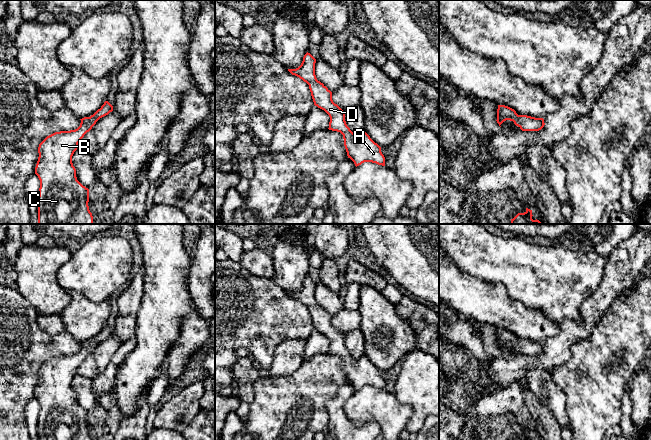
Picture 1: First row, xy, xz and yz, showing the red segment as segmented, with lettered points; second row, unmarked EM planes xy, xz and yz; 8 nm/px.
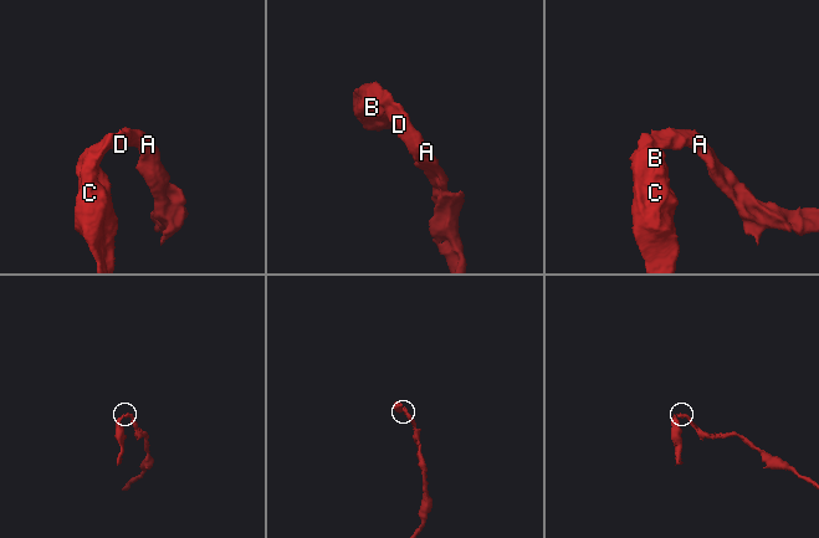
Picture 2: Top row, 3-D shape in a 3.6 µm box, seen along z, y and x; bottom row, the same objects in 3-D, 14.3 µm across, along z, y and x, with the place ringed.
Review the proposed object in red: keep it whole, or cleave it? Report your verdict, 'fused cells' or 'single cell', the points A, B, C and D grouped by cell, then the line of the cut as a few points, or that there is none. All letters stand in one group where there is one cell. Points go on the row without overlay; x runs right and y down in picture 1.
single cell; A B C D; no cut

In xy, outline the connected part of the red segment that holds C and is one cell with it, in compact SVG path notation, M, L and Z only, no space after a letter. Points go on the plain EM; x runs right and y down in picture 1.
M105 325L93 339L80 343L81 347L77 353L55 356L39 368L39 381L35 391L35 398L40 404L38 440L92 440L88 430L89 413L77 404L72 380L84 359L92 353L100 342L112 335L113 330Z

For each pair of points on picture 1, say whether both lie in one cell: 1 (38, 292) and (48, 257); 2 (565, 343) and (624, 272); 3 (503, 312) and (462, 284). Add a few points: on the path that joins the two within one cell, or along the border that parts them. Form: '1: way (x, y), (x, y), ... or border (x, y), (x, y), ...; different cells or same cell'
1: way (38, 283), (38, 268), (40, 266); same cell
2: way (583, 325), (590, 318), (592, 309), (608, 290); same cell
3: way (493, 305), (477, 299), (472, 294); same cell

